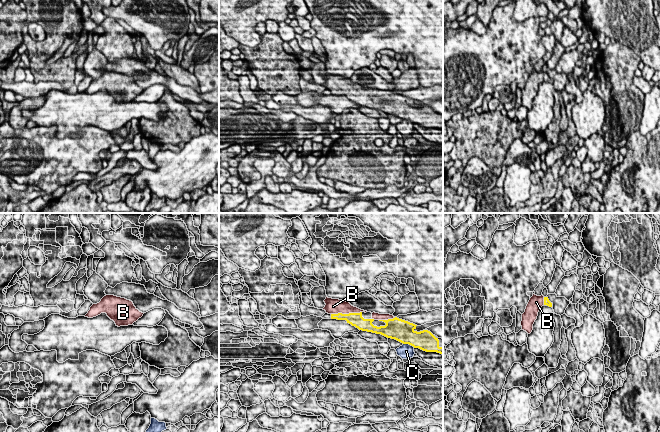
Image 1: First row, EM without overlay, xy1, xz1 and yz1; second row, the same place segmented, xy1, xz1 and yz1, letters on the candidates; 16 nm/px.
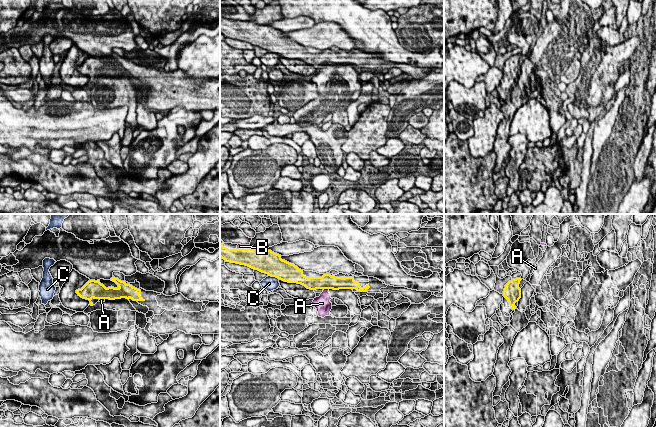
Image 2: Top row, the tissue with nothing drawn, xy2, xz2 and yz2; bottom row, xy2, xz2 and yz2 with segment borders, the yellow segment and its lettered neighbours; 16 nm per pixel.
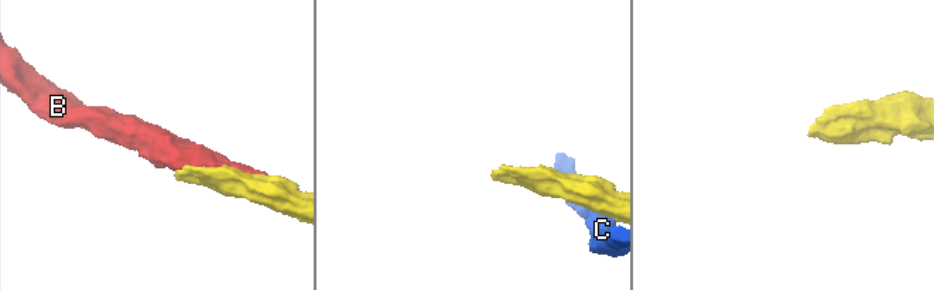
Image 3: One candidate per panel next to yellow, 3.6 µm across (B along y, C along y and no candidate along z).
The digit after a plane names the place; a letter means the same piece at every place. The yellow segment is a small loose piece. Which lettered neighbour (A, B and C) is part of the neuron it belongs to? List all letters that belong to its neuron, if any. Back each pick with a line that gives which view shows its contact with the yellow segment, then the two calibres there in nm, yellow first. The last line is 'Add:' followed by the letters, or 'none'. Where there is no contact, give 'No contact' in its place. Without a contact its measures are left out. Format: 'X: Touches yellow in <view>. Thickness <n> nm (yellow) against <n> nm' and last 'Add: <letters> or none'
B: Touches yellow in xz1. Thickness 220 nm (yellow) against 260 nm
Add: B

